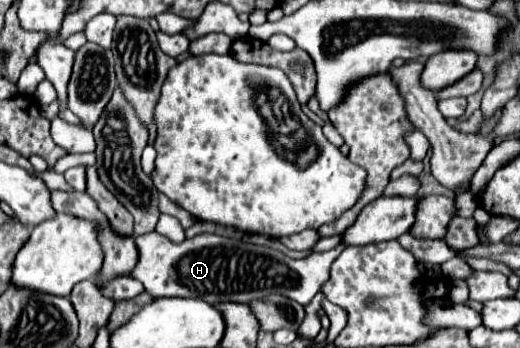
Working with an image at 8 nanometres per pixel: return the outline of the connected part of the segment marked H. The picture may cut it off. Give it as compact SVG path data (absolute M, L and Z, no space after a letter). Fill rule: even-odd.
M150 232L144 236L134 236L134 244L138 246L138 262L130 276L142 282L152 298L188 296L206 300L210 304L246 304L268 294L282 294L302 306L306 306L320 292L322 282L330 278L332 262L346 248L338 244L328 252L314 252L308 258L294 260L278 250L244 244L242 240L230 240L216 234L198 234L192 240L174 244L168 238L162 238L158 232Z

